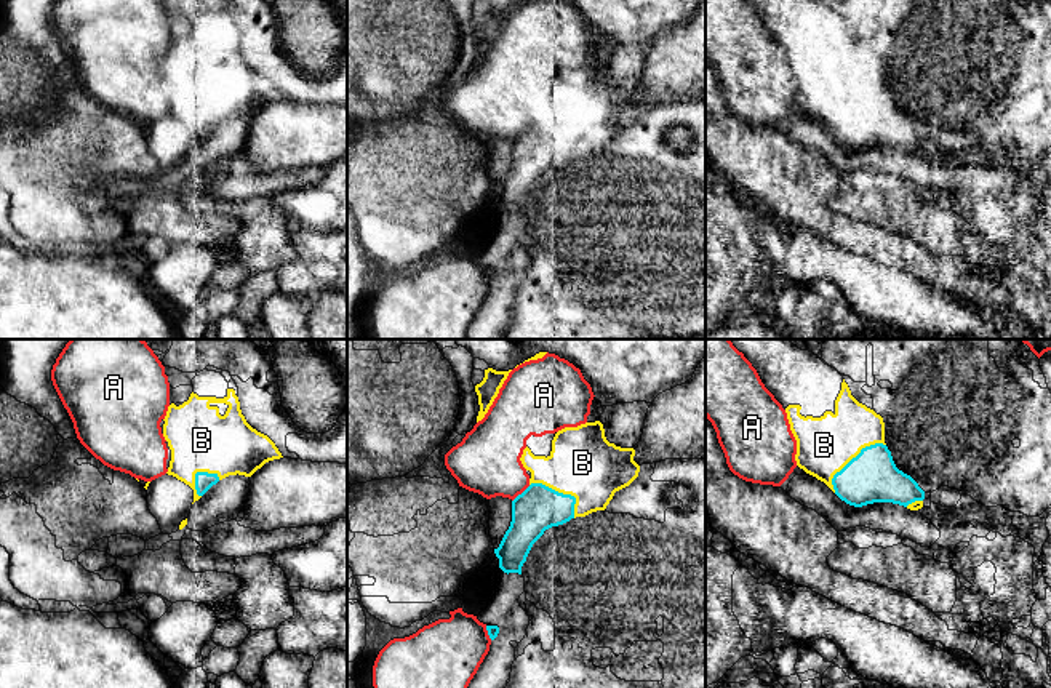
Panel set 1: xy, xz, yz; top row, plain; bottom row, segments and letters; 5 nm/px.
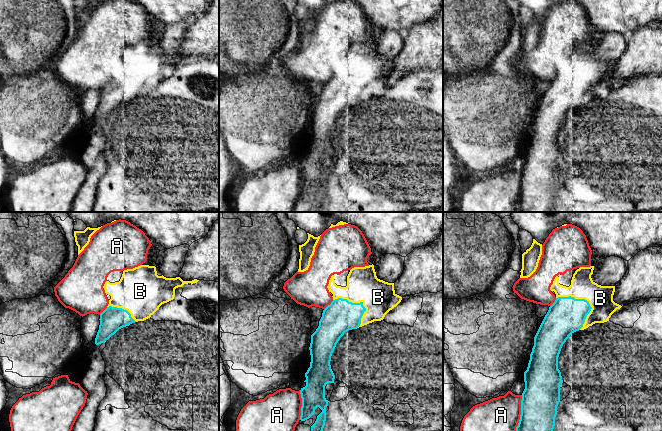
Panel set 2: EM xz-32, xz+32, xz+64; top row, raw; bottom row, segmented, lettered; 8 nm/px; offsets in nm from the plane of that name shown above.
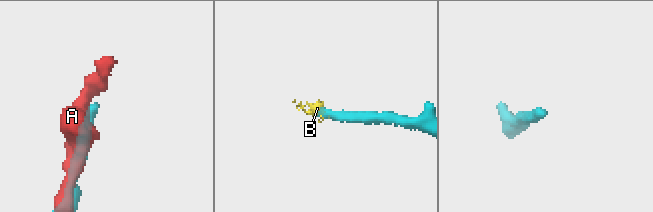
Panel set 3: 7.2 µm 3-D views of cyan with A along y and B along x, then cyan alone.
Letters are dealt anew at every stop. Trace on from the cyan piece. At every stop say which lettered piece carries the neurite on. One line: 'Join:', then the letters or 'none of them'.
Join: B

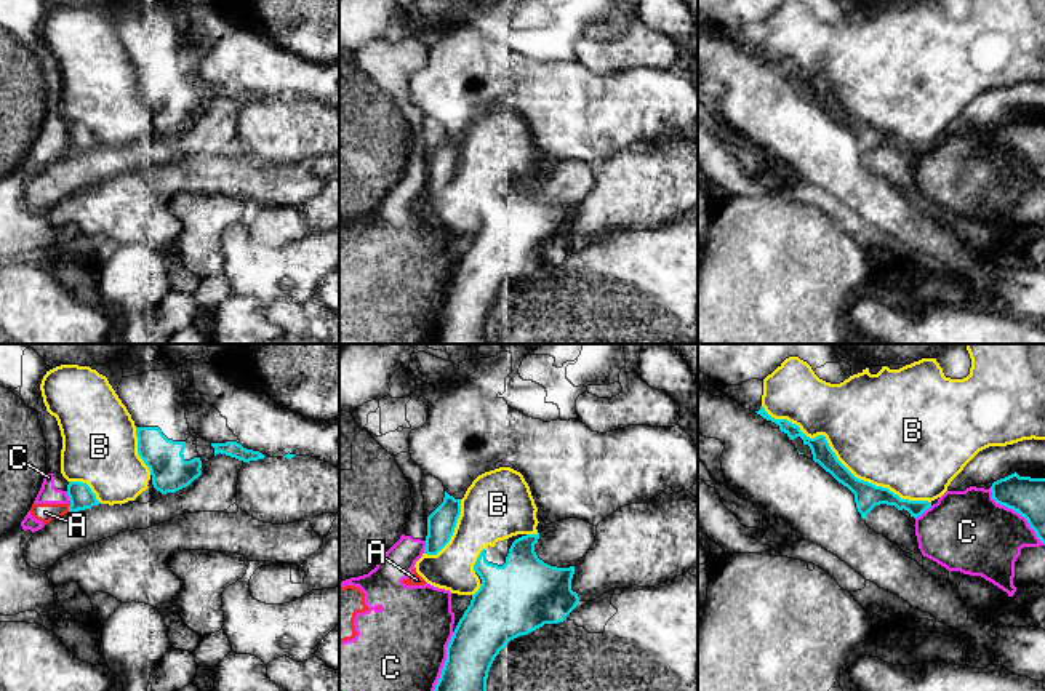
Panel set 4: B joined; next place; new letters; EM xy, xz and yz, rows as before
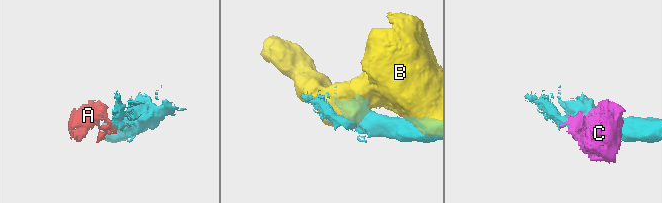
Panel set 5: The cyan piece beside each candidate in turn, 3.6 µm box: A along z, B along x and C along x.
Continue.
Join: none of them

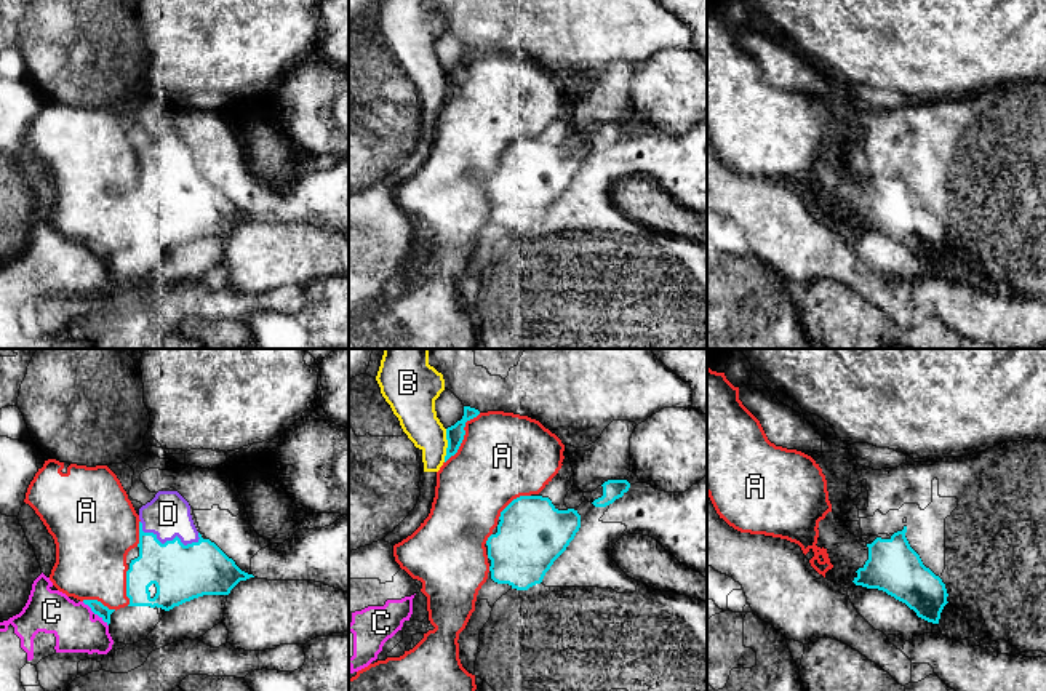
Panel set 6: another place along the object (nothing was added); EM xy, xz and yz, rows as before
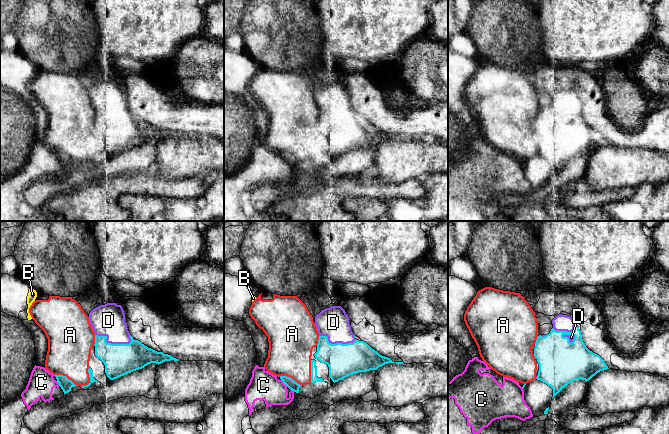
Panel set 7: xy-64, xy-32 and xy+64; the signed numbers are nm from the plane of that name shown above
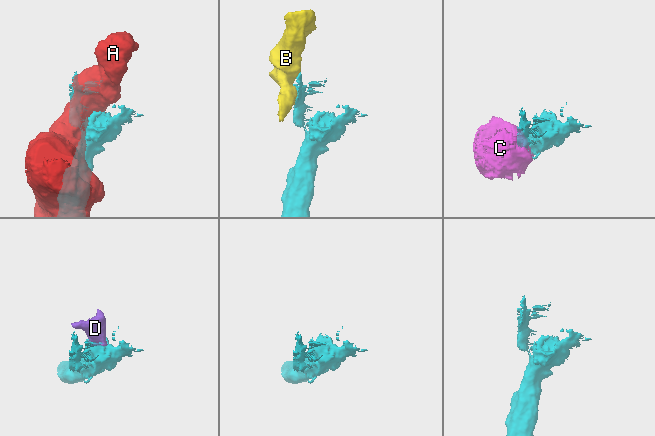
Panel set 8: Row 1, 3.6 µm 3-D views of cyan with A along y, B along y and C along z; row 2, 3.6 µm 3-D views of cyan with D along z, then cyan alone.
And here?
Join: D

